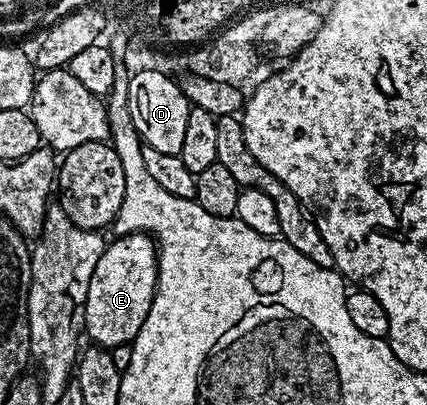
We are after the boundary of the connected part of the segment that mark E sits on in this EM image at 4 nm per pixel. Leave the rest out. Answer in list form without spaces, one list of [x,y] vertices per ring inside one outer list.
[[[125,233],[115,240],[113,245],[112,242],[105,244],[102,259],[98,259],[98,267],[94,267],[94,279],[90,279],[84,312],[84,333],[87,340],[111,350],[131,343],[138,331],[142,331],[142,323],[146,323],[146,315],[150,315],[150,303],[156,294],[158,279],[158,246],[147,233]]]

